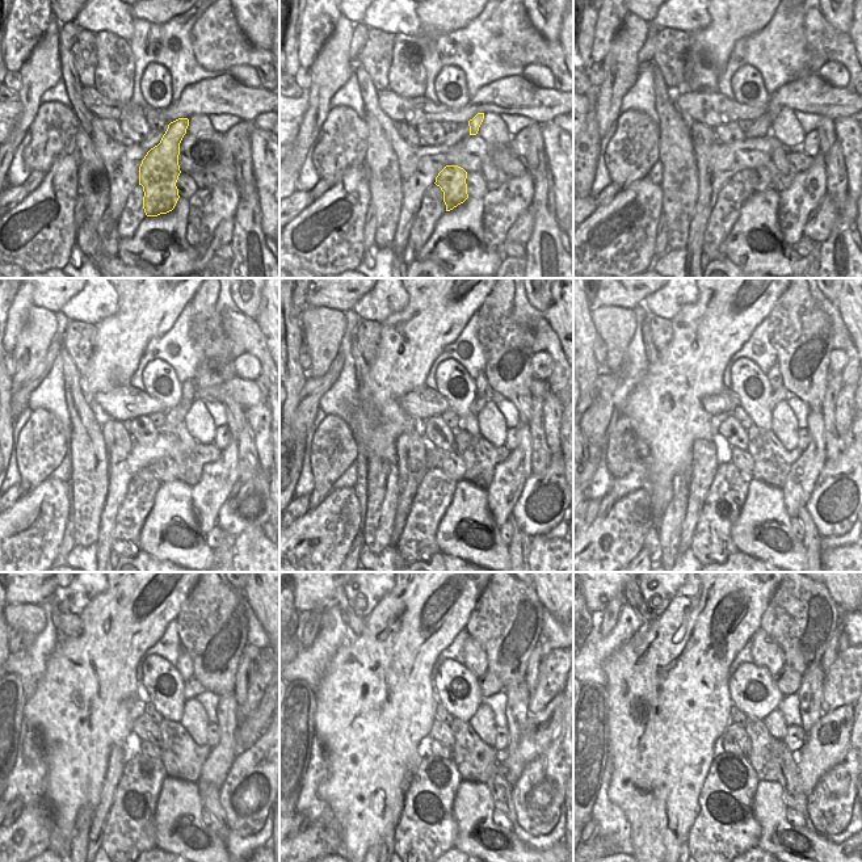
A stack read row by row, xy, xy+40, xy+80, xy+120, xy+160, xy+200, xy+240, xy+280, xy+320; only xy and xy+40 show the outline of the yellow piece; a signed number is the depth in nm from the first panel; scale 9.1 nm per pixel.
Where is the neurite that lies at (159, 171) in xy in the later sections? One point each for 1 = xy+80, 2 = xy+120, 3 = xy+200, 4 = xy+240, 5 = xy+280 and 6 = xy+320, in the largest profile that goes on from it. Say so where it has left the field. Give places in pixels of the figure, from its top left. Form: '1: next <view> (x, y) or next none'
1: next xy+80 (773, 110)
2: next xy+120 (188, 389)
3: next xy+200 (773, 375)
4: next xy+240 (184, 665)
5: next xy+280 (475, 659)
6: next xy+320 (766, 654)

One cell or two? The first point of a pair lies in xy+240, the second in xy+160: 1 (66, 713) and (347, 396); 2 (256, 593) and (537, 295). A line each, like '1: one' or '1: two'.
1: two
2: two

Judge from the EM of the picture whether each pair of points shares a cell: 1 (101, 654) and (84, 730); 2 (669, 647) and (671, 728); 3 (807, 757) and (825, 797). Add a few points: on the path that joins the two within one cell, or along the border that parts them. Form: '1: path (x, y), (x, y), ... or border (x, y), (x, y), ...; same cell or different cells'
1: path (97, 672), (89, 682), (88, 697), (80, 711); same cell
2: path (655, 667), (655, 692), (665, 709); same cell
3: border (840, 760), (816, 782), (807, 797); different cells

